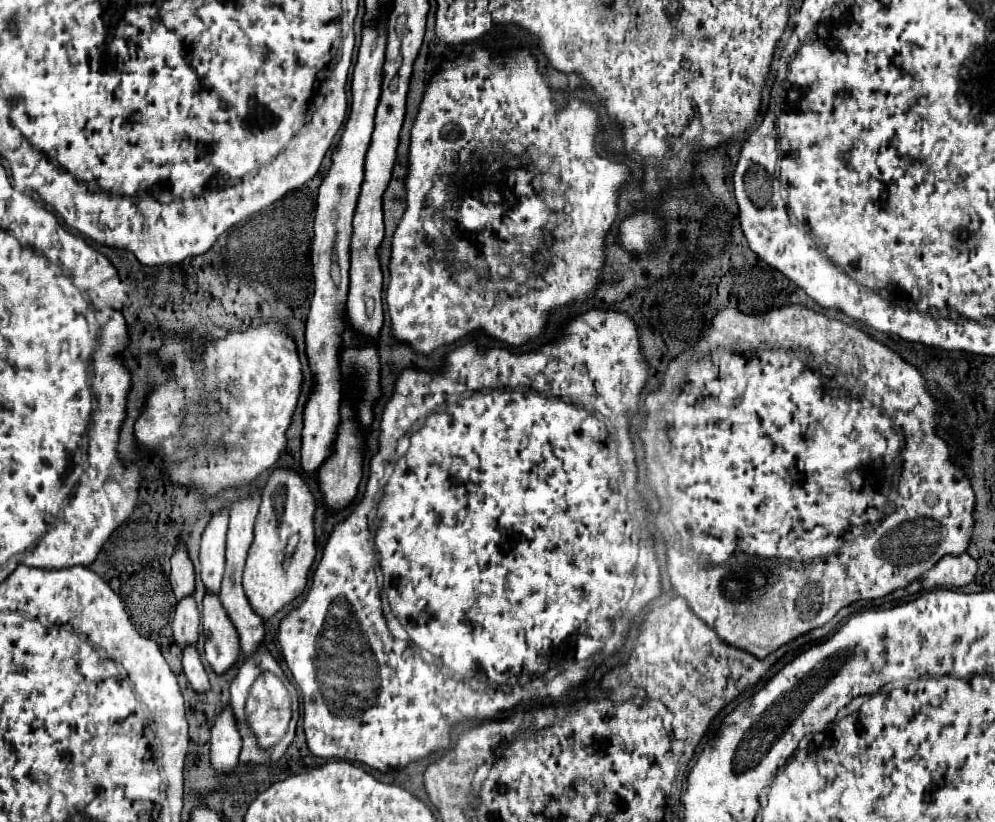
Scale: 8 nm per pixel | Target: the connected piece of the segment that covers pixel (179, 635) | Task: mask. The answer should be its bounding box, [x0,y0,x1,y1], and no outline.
[173,595,201,647]

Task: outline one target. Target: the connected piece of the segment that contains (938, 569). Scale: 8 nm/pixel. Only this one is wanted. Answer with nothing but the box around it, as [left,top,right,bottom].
[921,553,977,589]

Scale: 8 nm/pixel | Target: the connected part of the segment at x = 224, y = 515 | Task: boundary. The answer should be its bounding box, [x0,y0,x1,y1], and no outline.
[201,509,229,591]

